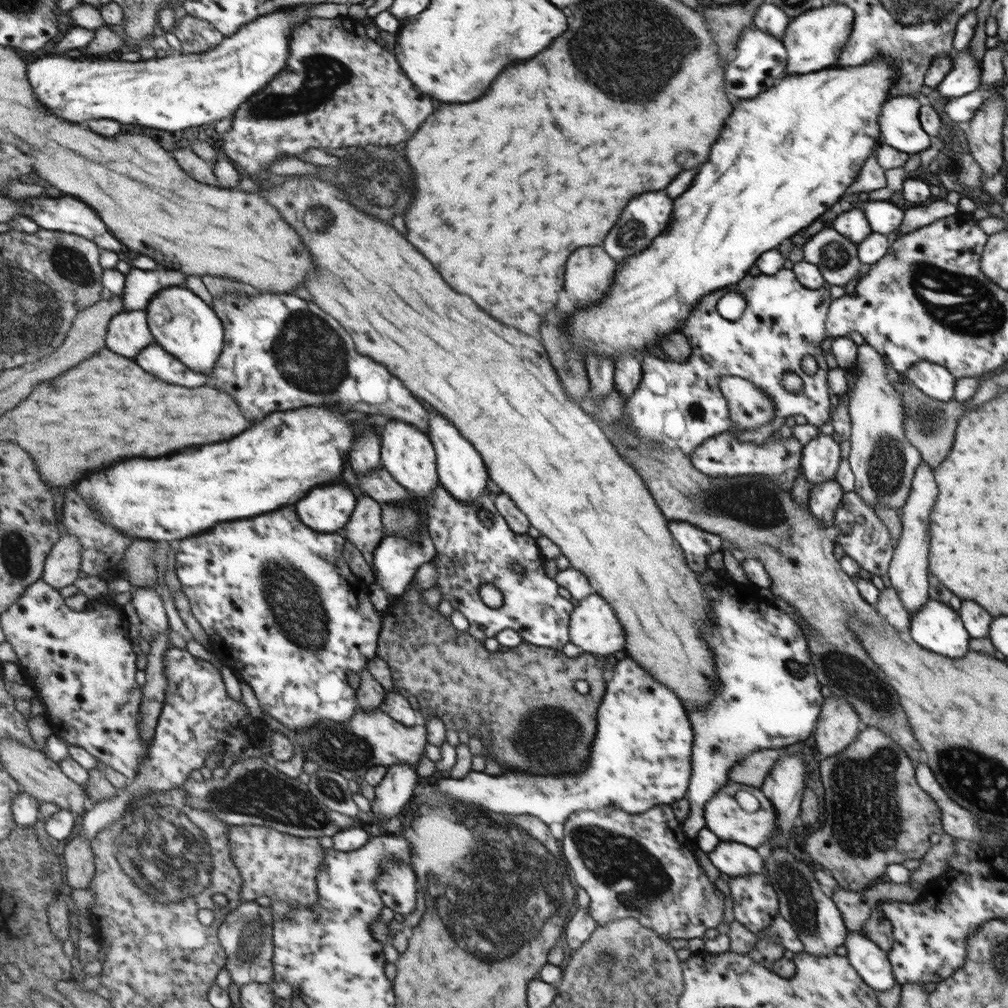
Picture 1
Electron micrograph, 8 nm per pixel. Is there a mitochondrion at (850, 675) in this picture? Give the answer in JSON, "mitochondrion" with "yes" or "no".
{"mitochondrion":"yes"}

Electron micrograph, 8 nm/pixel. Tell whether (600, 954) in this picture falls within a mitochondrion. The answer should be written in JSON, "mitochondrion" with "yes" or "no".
{"mitochondrion":"yes"}

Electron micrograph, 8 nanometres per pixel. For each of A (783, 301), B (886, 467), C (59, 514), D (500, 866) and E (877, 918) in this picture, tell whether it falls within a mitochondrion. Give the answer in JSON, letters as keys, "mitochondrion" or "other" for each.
{"A":"other","B":"mitochondrion","C":"other","D":"mitochondrion","E":"mitochondrion"}

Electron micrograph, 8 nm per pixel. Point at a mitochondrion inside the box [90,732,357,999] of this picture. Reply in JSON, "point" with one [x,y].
{"point":[164,857]}

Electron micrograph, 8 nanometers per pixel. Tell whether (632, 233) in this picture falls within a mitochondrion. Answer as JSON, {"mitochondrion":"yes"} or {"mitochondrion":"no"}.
{"mitochondrion":"yes"}

